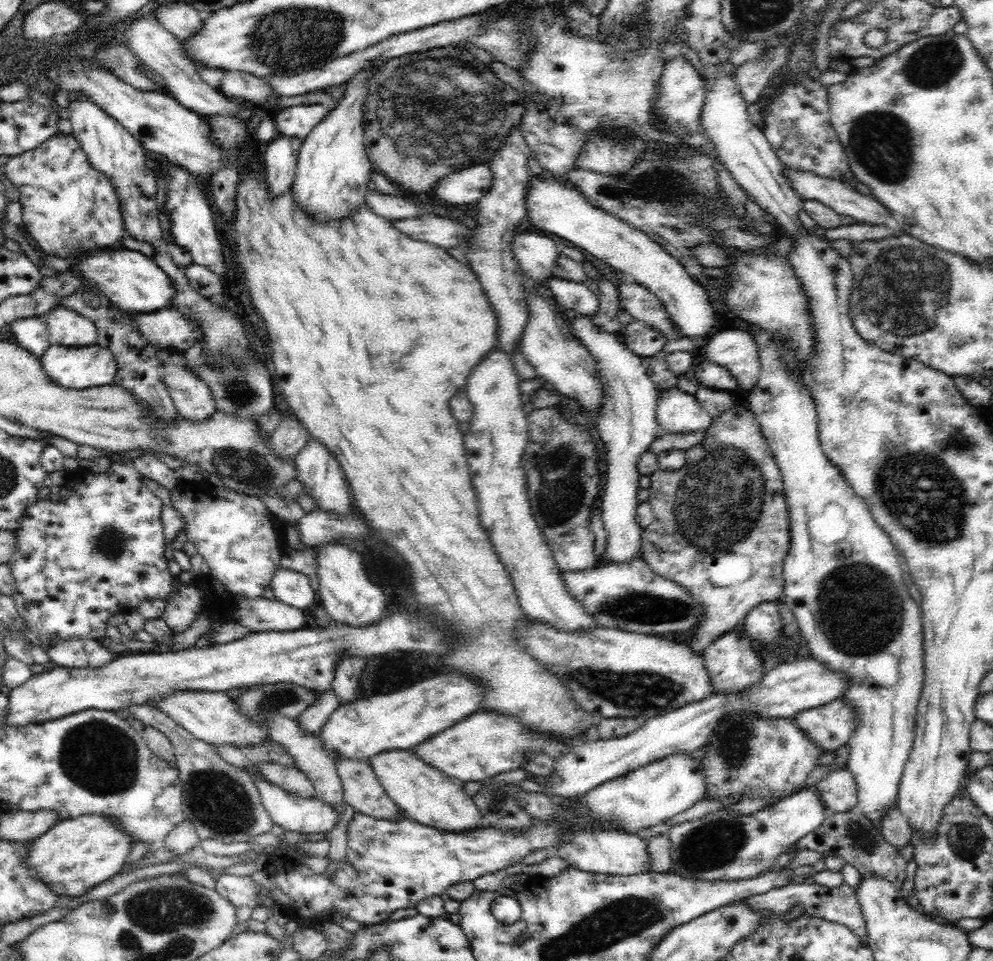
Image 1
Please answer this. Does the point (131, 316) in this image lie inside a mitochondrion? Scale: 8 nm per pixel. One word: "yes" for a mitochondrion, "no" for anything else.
no

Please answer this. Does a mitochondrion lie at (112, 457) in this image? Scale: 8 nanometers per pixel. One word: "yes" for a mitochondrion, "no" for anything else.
no

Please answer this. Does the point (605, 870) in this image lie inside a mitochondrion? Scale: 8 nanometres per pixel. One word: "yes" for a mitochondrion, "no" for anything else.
no

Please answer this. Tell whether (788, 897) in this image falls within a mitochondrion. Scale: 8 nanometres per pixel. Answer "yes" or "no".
no

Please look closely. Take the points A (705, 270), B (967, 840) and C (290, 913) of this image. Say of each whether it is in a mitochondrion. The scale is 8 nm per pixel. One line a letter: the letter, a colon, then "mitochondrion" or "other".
A: other
B: mitochondrion
C: other

